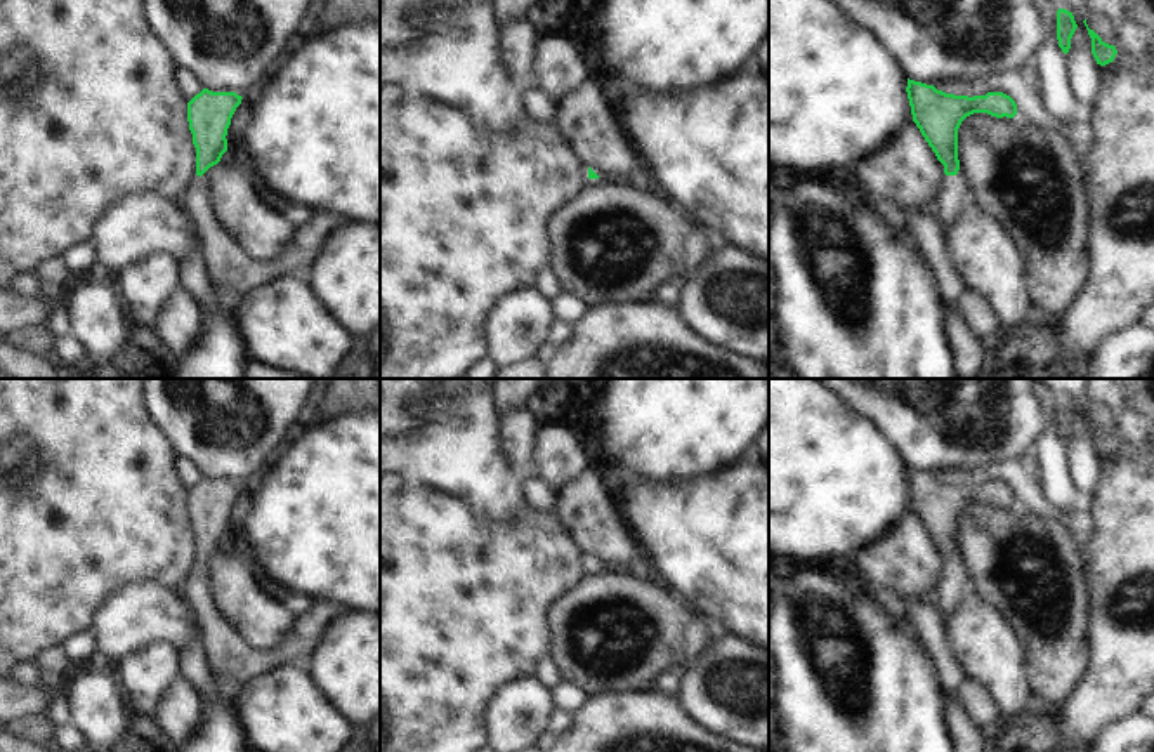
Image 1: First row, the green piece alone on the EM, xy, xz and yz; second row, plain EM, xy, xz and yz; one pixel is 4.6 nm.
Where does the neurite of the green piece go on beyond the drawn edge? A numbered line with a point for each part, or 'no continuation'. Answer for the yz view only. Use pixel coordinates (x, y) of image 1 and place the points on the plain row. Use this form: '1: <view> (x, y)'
1: yz (950, 589).

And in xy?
1: xy (233, 662).

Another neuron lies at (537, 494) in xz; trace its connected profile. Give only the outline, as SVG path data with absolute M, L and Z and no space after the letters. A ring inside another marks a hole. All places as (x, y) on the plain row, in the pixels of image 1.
M534 474L522 478L522 497L526 505L536 511L554 511L554 491Z

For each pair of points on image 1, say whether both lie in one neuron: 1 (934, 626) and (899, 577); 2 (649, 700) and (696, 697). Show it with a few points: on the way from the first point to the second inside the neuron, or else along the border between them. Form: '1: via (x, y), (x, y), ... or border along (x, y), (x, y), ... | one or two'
1: border along (934, 589), (913, 601) | two
2: border along (674, 695), (705, 726) | two

